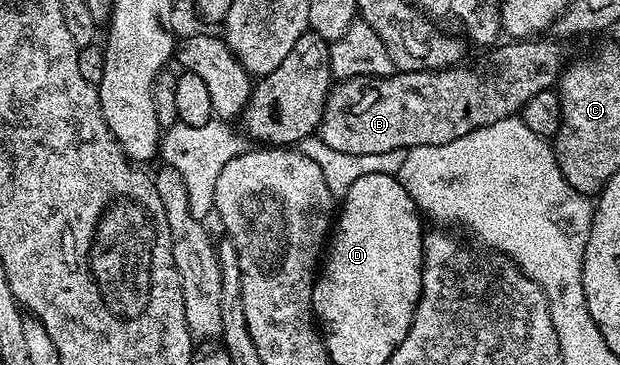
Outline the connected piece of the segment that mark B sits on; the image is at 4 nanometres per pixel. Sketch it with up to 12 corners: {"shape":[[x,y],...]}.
{"shape":[[509,40],[489,66],[346,78],[319,137],[336,152],[451,144],[520,115],[567,57]]}

